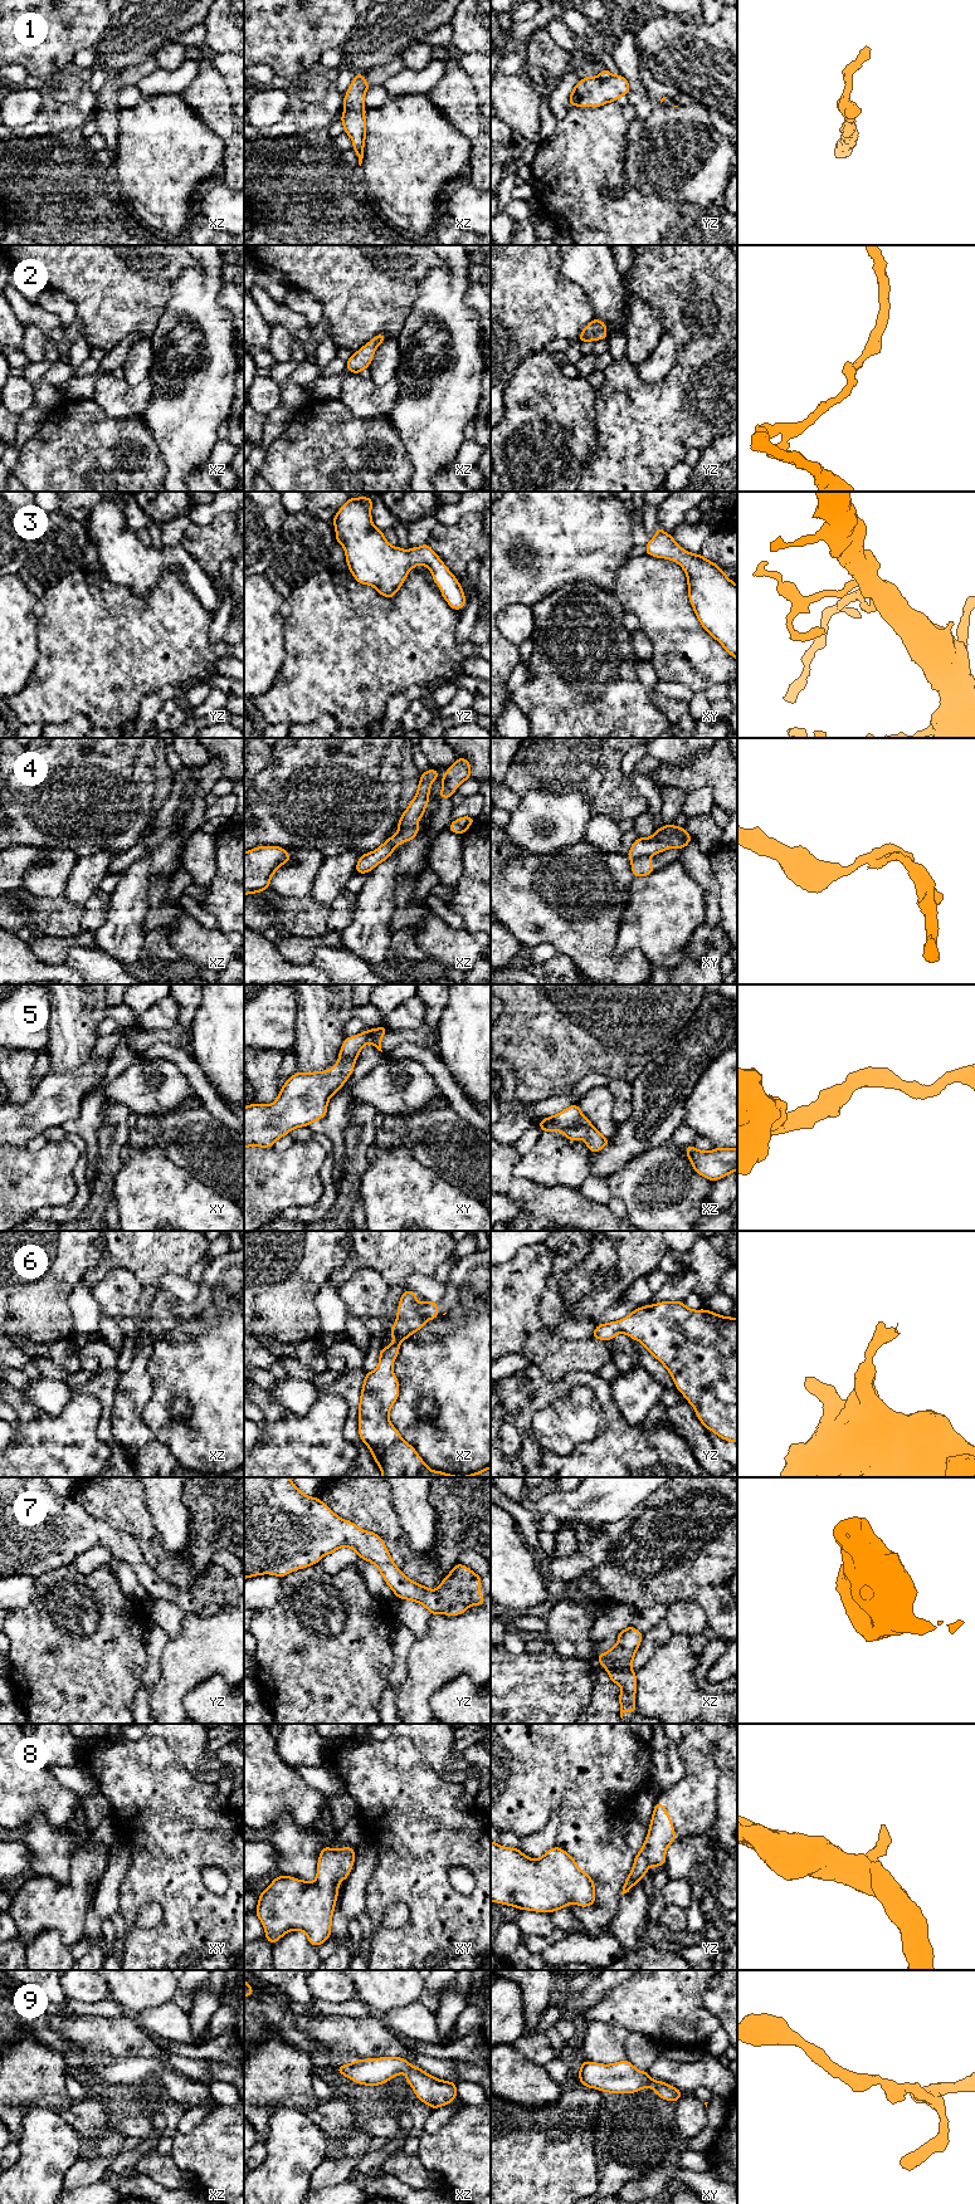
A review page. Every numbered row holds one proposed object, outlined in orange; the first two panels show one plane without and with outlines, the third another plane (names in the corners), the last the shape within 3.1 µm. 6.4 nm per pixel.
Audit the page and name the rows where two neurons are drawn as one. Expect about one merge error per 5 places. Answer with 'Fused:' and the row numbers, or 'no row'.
Fused: 4

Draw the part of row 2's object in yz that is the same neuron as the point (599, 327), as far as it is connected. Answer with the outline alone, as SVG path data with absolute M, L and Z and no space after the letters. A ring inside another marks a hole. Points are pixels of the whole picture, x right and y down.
M594 318L580 333L577 341L580 343L585 341L595 342L596 339L606 339L606 337L606 324L603 321Z

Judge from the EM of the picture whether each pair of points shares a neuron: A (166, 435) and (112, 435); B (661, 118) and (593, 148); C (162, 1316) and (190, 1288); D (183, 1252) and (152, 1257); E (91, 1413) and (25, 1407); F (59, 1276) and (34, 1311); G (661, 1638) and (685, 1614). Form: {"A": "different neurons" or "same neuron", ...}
{"A": "different neurons", "B": "different neurons", "C": "same neuron", "D": "same neuron", "E": "same neuron", "F": "same neuron", "G": "different neurons"}

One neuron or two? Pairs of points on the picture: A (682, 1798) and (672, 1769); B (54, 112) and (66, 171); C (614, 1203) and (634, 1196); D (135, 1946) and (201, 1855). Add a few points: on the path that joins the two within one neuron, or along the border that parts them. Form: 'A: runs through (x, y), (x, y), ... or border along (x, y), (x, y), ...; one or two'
A: border along (679, 1753), (685, 1774), (658, 1794); two
B: border along (79, 128), (29, 138); two
C: border along (612, 1196), (624, 1203), (627, 1215); two
D: runs through (161, 1933), (181, 1912), (181, 1881); one

